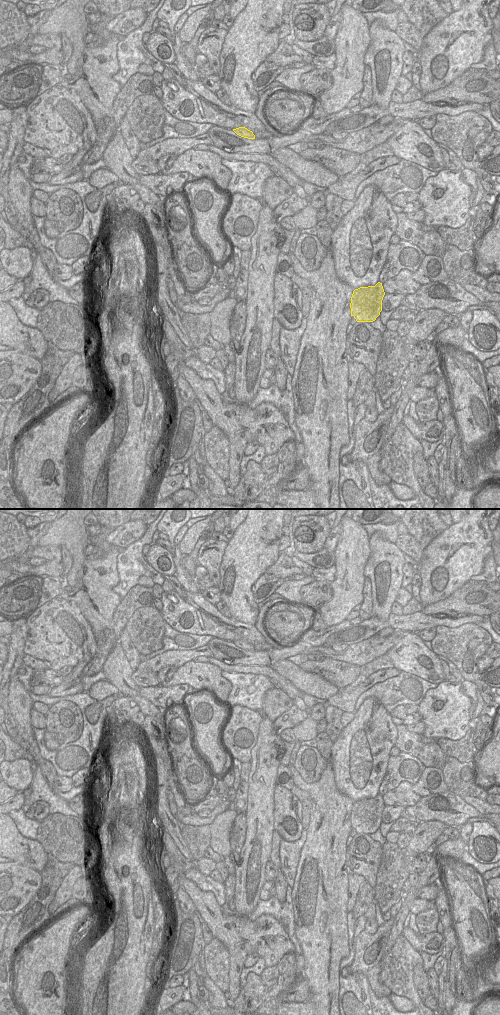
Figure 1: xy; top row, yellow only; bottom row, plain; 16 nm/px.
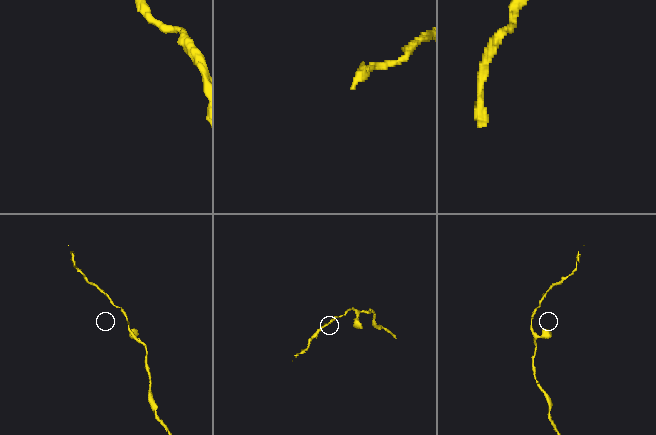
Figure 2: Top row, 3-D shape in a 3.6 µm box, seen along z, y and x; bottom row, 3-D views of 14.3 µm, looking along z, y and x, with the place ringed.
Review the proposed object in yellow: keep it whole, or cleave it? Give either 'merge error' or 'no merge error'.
no merge error

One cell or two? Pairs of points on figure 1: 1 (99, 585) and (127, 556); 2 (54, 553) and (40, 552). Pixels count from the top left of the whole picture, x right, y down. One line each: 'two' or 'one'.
1: two
2: one

